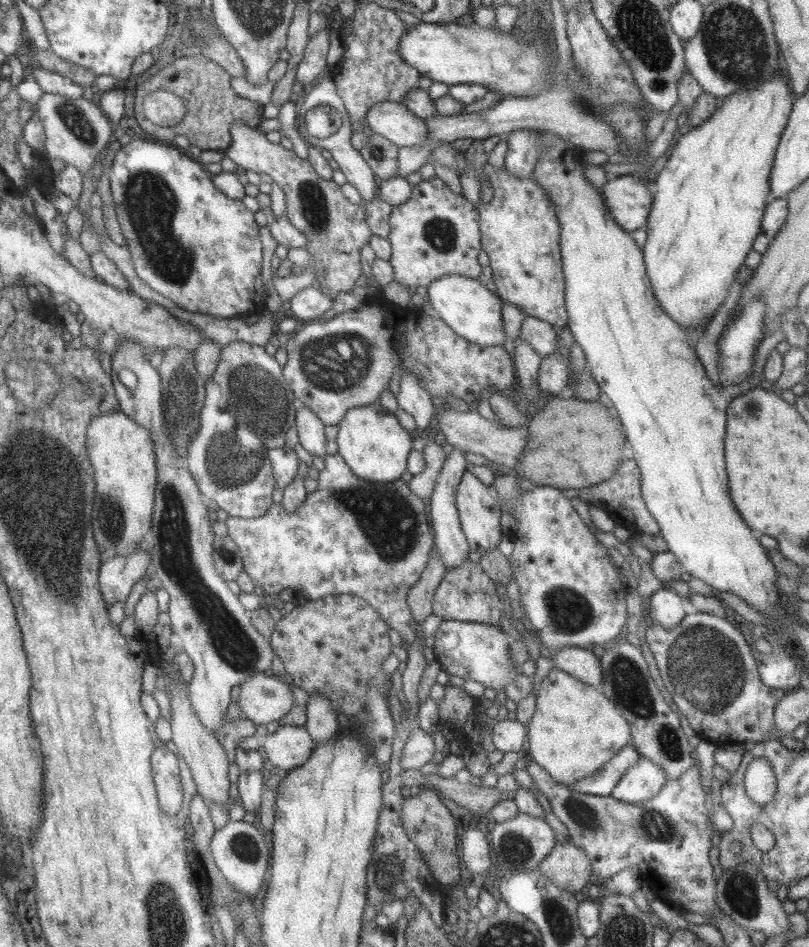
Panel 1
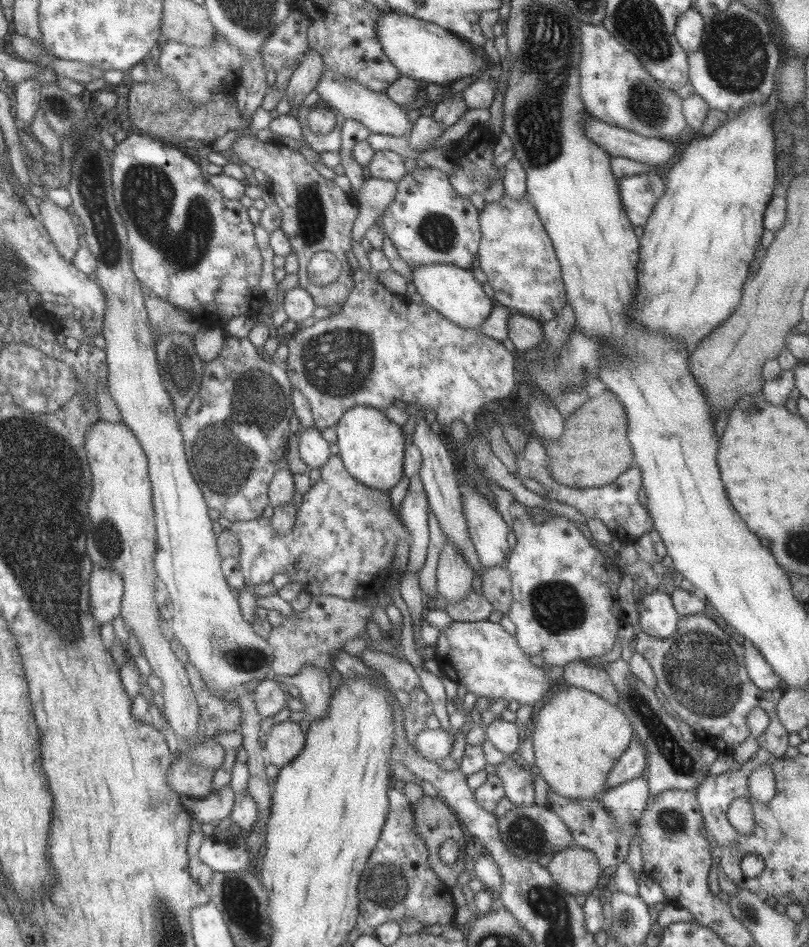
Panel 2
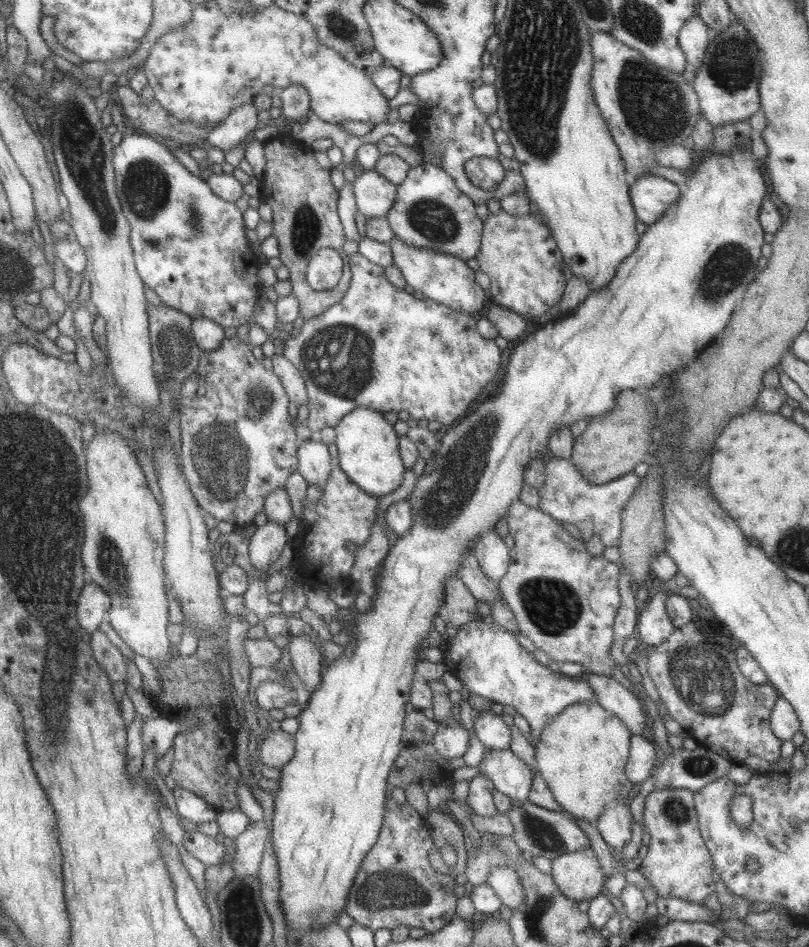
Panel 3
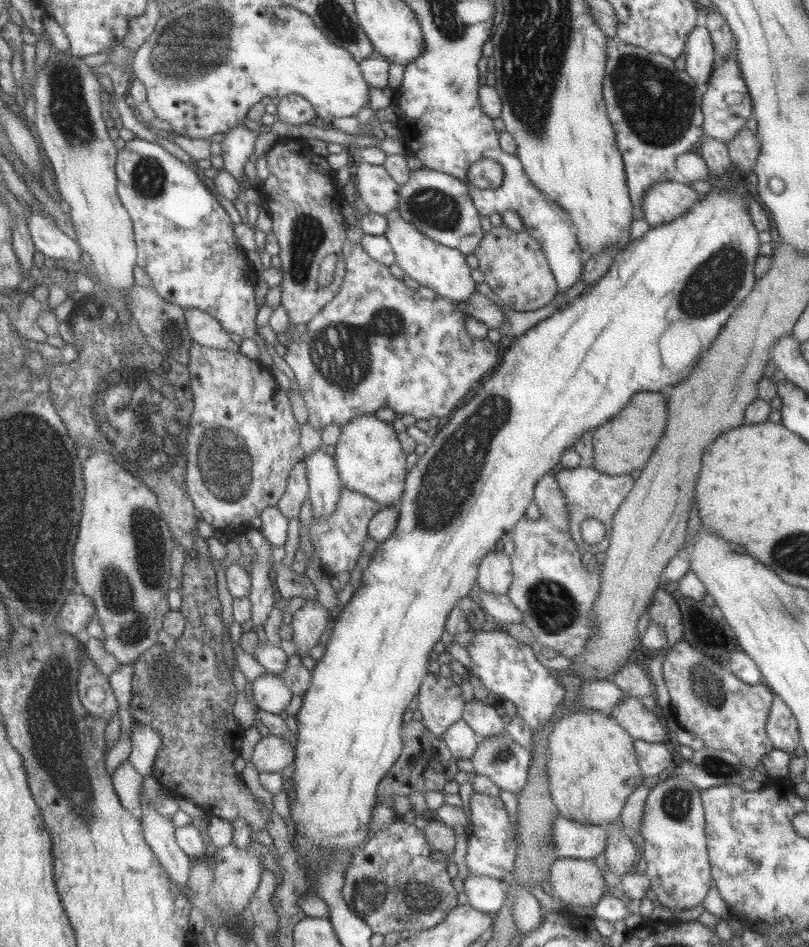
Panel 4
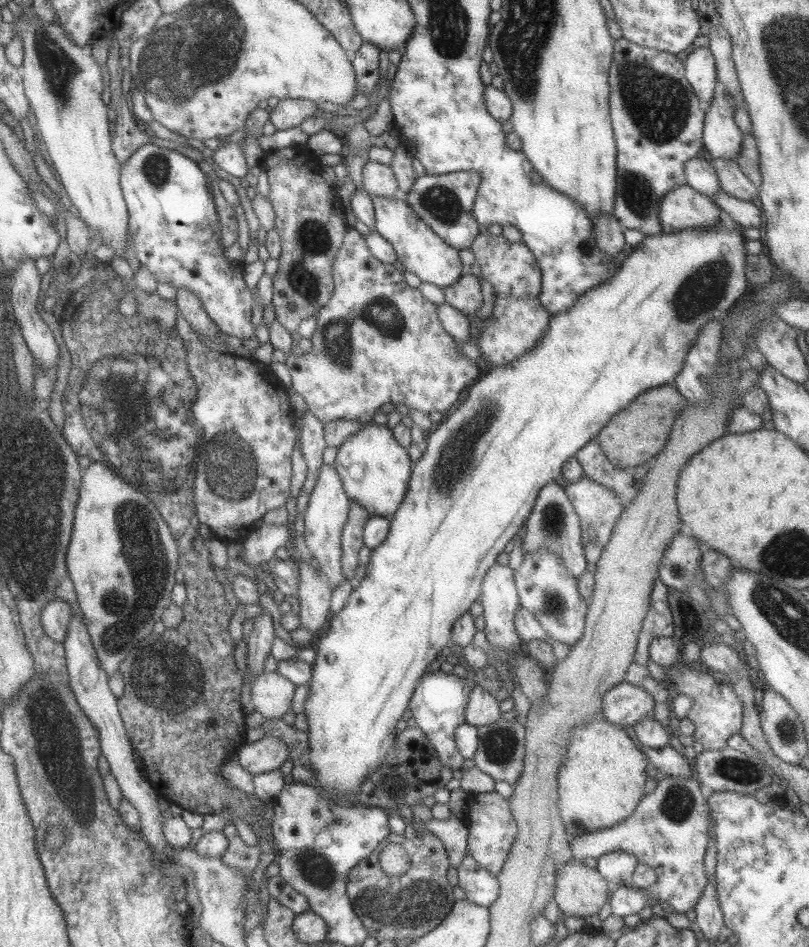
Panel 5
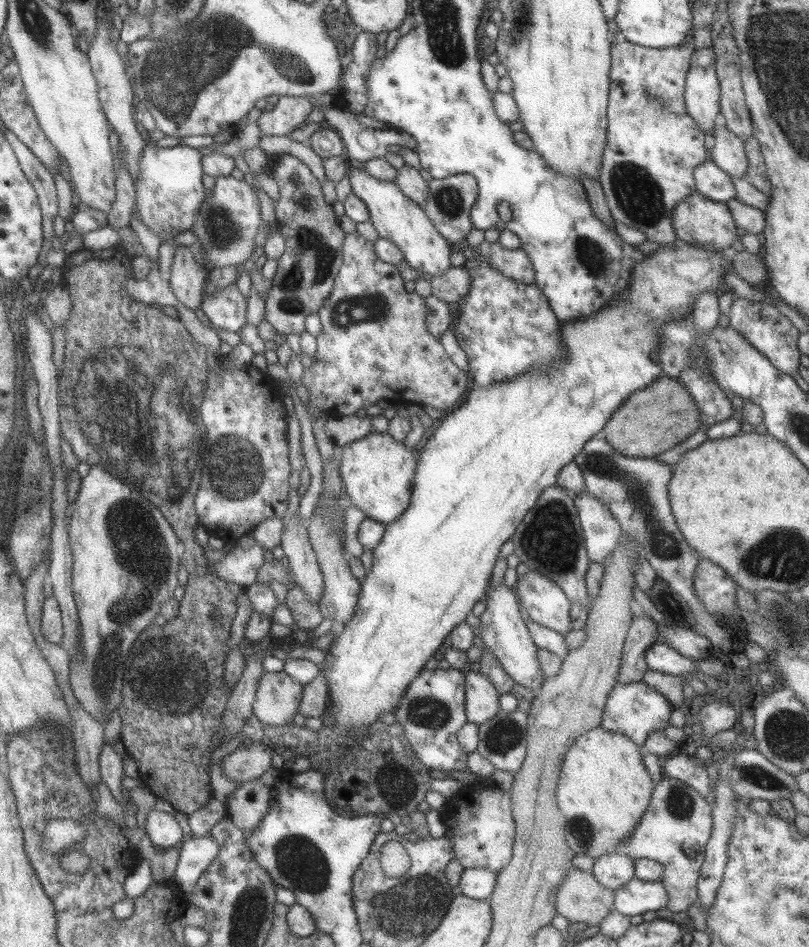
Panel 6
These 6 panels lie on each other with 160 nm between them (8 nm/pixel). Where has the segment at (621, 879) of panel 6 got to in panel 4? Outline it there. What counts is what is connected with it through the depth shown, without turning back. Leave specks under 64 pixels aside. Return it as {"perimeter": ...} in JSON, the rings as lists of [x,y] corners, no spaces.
{"perimeter":[[[618,821],[609,824],[608,839],[602,854],[607,863],[607,870],[617,876],[627,873],[629,868],[634,869],[636,861],[636,845],[629,835],[625,833],[625,827]]]}

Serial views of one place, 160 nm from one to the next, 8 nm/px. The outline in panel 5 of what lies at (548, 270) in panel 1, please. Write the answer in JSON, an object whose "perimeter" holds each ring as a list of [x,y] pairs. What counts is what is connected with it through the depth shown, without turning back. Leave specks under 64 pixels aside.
{"perimeter":[[[478,234],[468,250],[473,253],[475,262],[480,266],[482,278],[491,284],[495,293],[520,299],[537,299],[540,293],[541,273],[531,251],[523,242],[509,242],[502,234]]]}

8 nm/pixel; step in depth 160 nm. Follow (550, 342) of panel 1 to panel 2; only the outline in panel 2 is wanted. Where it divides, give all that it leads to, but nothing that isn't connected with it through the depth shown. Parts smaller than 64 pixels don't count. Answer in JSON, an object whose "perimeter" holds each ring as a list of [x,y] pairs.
{"perimeter":[[[512,312],[507,317],[507,336],[515,350],[529,352],[535,348],[543,335],[541,322],[529,316]]]}

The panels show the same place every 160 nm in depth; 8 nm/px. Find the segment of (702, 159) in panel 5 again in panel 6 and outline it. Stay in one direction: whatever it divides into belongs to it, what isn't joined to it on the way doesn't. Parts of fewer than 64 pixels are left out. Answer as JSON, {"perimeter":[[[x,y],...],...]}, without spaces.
{"perimeter":[[[703,162],[693,169],[696,191],[706,199],[727,203],[736,198],[732,177],[720,170],[713,162]]]}

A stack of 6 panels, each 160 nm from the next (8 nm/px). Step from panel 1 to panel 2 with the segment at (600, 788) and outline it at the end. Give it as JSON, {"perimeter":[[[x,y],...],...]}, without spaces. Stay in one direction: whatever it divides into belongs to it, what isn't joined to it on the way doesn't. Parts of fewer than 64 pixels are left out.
{"perimeter":[[[632,738],[626,751],[616,759],[614,767],[608,772],[606,790],[626,780],[645,774],[646,752],[639,740]]]}

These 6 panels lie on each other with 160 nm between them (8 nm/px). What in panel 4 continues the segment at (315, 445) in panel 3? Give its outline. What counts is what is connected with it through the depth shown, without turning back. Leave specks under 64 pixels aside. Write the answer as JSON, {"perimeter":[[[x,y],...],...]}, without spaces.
{"perimeter":[[[320,447],[301,461],[307,467],[308,499],[314,518],[327,518],[335,512],[341,494],[342,483],[334,457]]]}

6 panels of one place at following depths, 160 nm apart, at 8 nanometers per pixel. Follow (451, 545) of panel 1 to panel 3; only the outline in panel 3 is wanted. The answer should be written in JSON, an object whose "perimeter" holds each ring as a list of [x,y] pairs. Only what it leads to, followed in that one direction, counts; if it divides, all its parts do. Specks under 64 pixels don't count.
{"perimeter":[[[456,575],[447,578],[447,583],[443,587],[443,603],[437,614],[443,623],[452,625],[454,628],[481,620],[474,596]]]}

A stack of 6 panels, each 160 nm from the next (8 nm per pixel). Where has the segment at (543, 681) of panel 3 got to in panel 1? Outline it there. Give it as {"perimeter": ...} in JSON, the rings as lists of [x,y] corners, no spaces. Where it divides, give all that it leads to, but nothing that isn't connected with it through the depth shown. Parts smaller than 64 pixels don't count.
{"perimeter":[[[443,620],[433,634],[435,660],[441,669],[450,675],[459,676],[464,680],[475,680],[484,688],[491,688],[496,693],[503,692],[505,686],[520,672],[518,666],[513,666],[508,655],[510,639],[499,626],[481,624],[479,622],[460,622]]]}

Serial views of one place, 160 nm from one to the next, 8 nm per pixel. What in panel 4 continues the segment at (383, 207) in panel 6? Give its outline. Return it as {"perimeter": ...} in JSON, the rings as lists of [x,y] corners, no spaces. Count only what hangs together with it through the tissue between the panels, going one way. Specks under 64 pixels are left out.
{"perimeter":[[[387,214],[386,229],[384,236],[391,246],[395,256],[395,263],[403,270],[404,274],[415,280],[421,286],[427,286],[433,290],[437,296],[449,299],[457,304],[463,302],[473,291],[477,284],[473,282],[465,255],[458,252],[455,248],[447,248],[437,244],[421,232],[409,221],[403,220],[394,214]]]}

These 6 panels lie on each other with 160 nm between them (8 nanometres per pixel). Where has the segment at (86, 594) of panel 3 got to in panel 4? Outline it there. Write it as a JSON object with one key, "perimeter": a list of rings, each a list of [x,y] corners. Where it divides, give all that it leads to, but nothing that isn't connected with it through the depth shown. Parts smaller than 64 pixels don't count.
{"perimeter":[[[71,593],[55,616],[55,627],[60,632],[69,632],[69,635],[75,636],[94,619],[95,607],[89,596]]]}

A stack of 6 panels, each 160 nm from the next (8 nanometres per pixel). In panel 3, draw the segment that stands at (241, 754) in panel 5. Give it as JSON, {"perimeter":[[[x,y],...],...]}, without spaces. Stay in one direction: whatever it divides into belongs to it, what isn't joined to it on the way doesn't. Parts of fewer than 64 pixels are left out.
{"perimeter":[[[273,727],[259,744],[259,762],[262,766],[281,769],[294,755],[294,735]]]}

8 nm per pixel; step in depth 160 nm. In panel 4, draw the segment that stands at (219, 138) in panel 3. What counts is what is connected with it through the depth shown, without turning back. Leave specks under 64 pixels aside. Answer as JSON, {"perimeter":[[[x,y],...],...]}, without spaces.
{"perimeter":[[[242,124],[223,134],[221,144],[221,159],[223,160],[222,170],[229,173],[237,180],[243,176],[245,162],[253,156],[253,145],[257,134],[247,130]]]}

